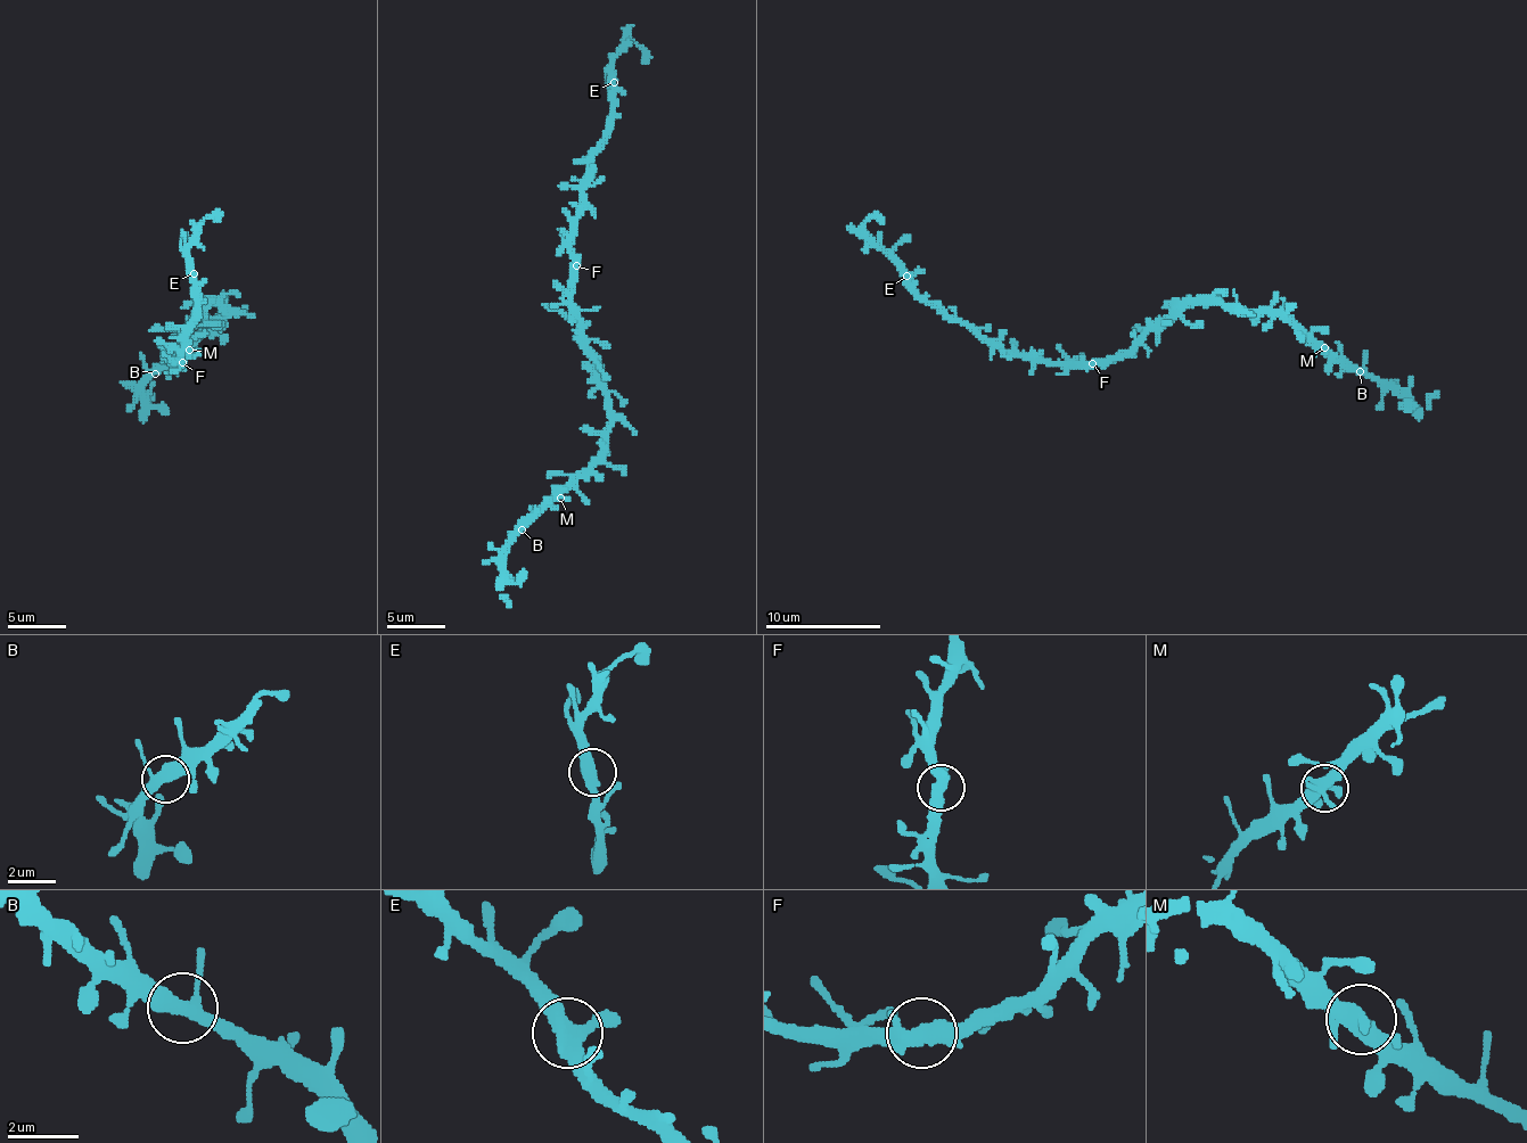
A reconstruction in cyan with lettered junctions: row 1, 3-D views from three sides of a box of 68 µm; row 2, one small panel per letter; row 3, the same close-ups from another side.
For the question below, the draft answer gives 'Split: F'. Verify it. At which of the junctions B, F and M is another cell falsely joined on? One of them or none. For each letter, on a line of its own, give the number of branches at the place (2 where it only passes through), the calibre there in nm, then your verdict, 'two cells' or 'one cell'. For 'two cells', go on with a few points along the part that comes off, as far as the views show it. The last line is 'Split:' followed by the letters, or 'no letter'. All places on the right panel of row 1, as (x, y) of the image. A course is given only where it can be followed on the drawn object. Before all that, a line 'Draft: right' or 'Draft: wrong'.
Draft: wrong
B: branches 3; calibre 400 nm; one cell
F: branches 2; calibre 480 nm; one cell
M: branches 3; calibre 400 nm; one cell
Split: no letter

